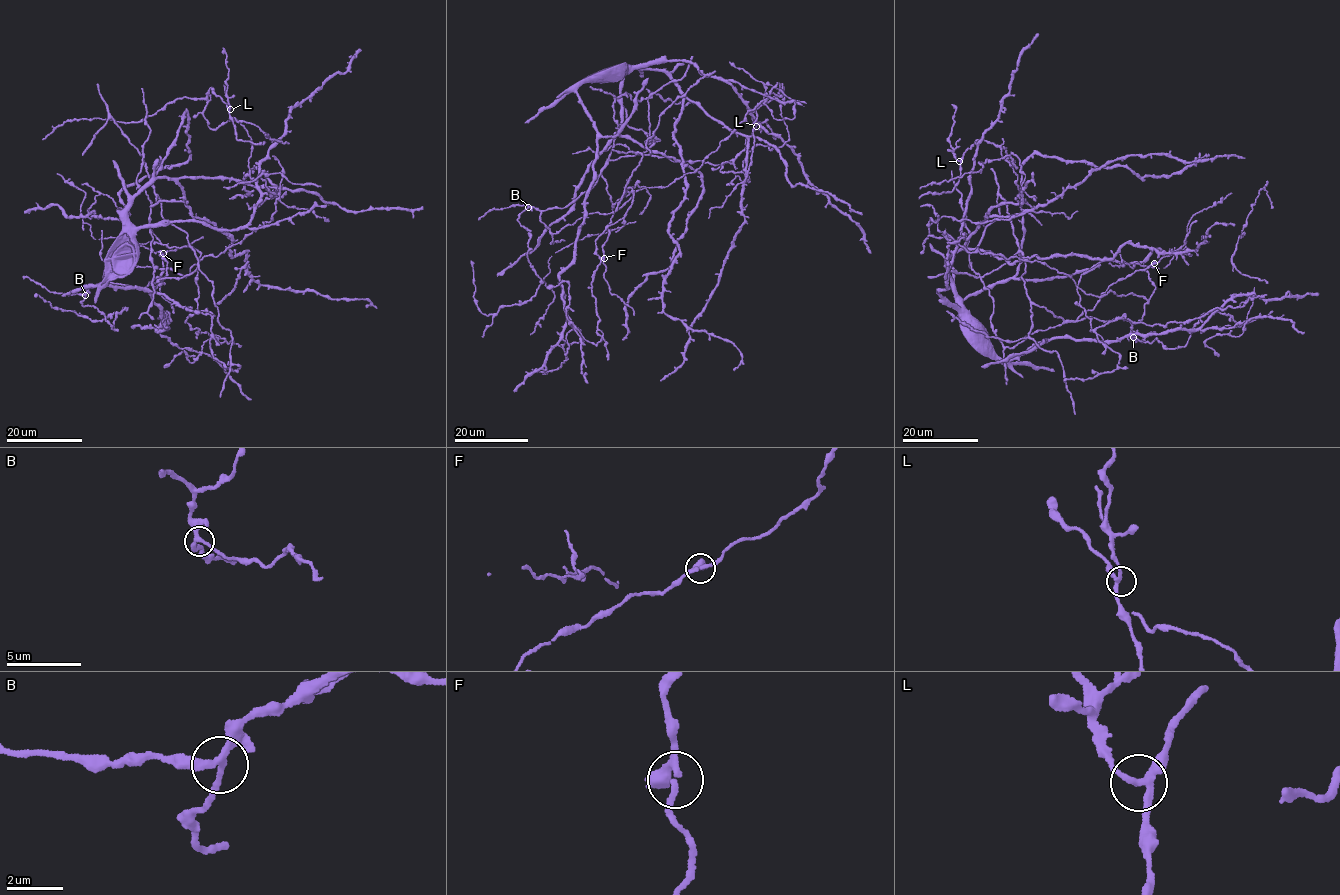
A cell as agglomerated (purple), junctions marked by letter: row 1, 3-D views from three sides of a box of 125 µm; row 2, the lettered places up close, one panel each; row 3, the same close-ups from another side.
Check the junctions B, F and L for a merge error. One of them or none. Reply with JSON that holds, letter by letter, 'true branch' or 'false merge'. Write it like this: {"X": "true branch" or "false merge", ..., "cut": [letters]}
{"B": "true branch", "F": "true branch", "L": "true branch", "cut": []}

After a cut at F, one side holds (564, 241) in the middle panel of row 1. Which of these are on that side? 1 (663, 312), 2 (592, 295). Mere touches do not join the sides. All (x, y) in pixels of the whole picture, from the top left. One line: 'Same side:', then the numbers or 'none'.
Same side: 1, 2

